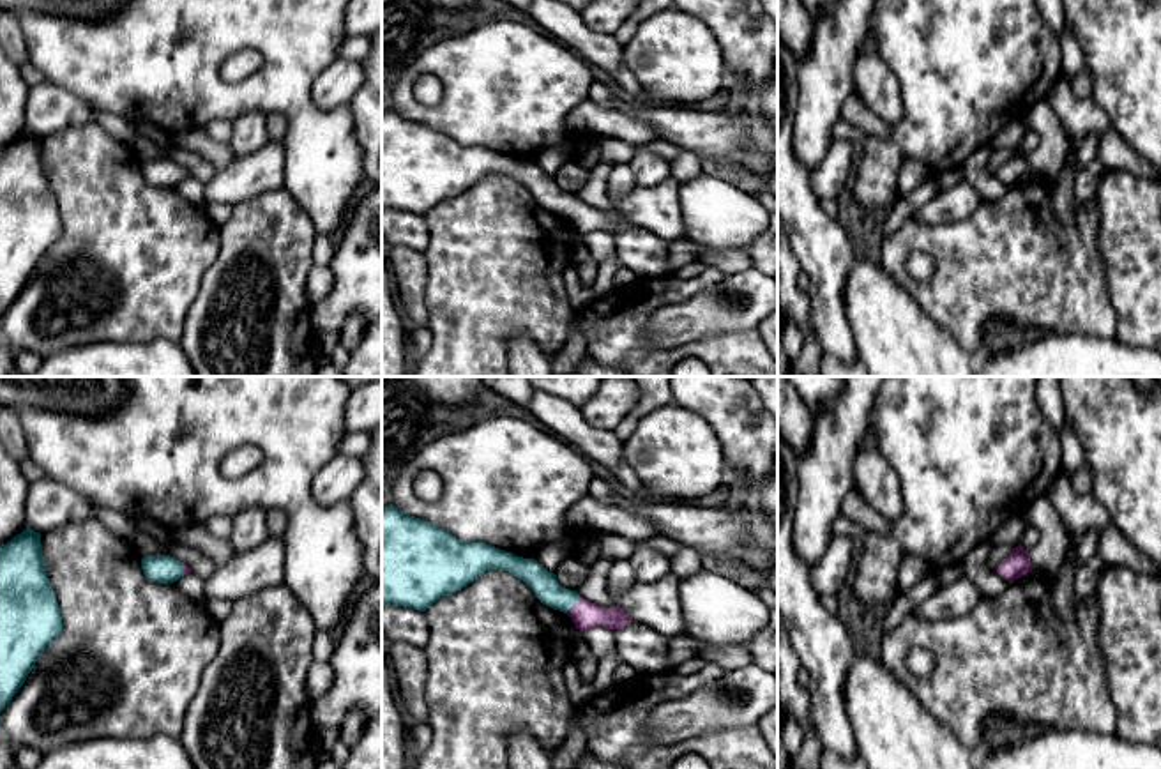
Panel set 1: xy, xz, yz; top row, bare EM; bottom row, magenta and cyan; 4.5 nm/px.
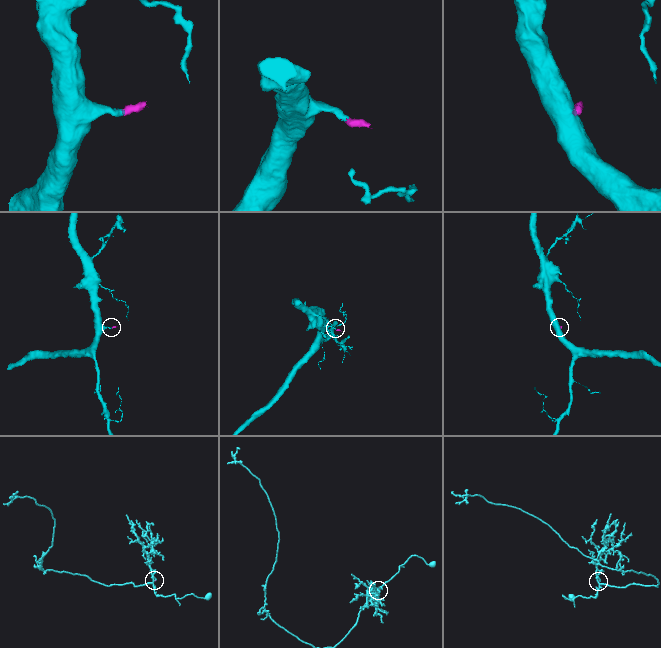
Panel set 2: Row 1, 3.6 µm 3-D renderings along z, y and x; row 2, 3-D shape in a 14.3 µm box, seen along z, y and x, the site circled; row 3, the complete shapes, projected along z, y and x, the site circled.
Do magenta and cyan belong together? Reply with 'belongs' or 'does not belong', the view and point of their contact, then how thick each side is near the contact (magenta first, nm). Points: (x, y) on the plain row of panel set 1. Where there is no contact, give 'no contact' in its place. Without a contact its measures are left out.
belongs | xz (573, 211) | 130/120 nm

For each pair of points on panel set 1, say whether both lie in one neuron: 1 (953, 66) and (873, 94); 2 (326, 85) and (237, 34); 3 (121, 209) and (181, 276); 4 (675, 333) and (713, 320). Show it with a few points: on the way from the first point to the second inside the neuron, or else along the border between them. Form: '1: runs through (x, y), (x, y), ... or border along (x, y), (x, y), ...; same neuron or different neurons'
1: border along (877, 53), (900, 87), (903, 115), (893, 126); different neurons
2: border along (338, 57), (311, 87), (311, 99), (322, 110); different neurons
3: runs through (129, 225), (165, 260); same neuron
4: runs through (684, 324), (688, 320), (704, 320); same neuron

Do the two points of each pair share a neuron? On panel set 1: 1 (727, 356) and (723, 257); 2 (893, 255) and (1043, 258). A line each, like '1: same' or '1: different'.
1: different
2: same

